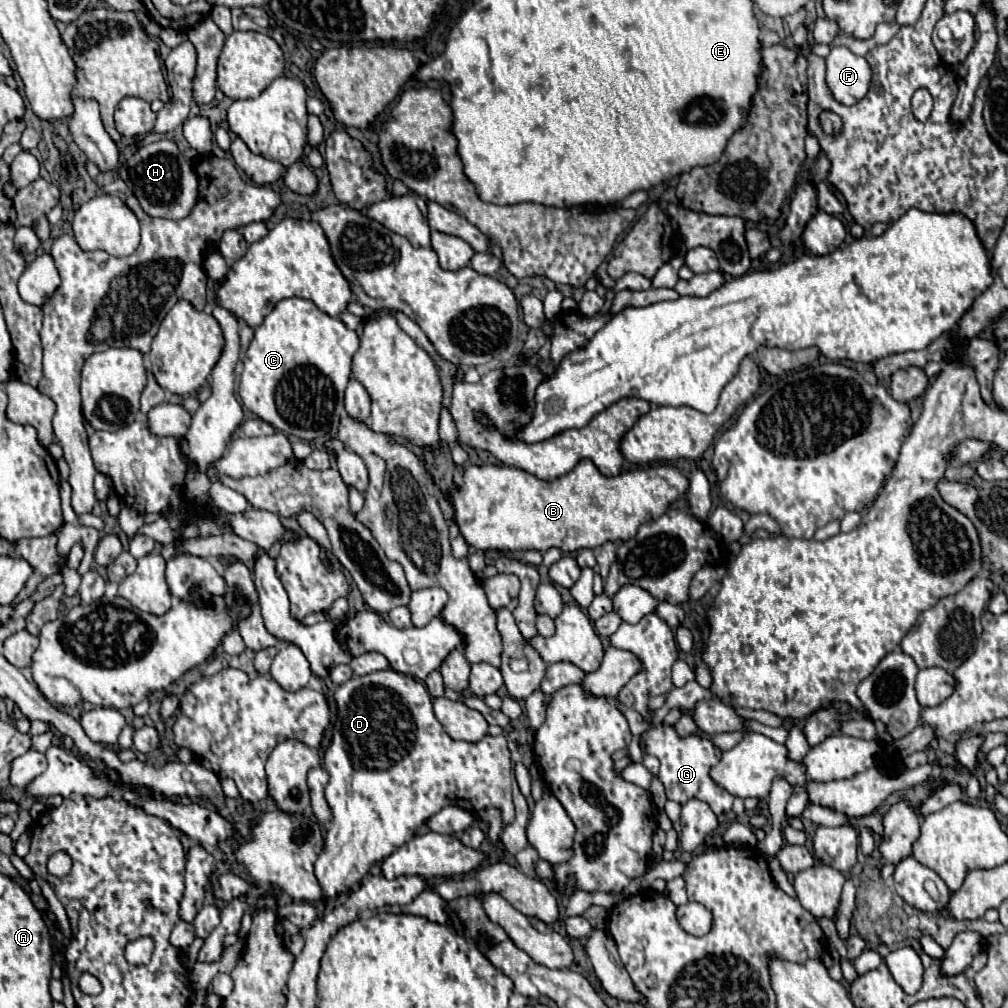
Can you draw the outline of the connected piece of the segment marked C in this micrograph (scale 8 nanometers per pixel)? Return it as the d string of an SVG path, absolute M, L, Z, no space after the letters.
M291 297L279 301L265 321L255 329L255 337L243 357L243 371L239 377L239 395L243 405L271 423L277 431L291 433L299 439L313 441L333 433L339 427L343 407L343 393L351 379L351 359L359 349L359 337L341 319L319 311L311 301Z

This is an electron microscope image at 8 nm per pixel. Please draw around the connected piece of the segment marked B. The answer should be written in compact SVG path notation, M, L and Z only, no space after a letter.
M581 459L569 473L553 481L541 481L523 469L507 465L467 465L463 469L461 487L453 487L445 493L449 505L455 513L455 523L467 541L467 545L477 551L547 551L551 547L561 549L563 553L575 553L579 549L593 549L605 541L627 541L637 533L639 525L665 513L667 505L681 497L687 489L687 479L671 465L641 467L623 471L615 477L605 477L589 461Z

